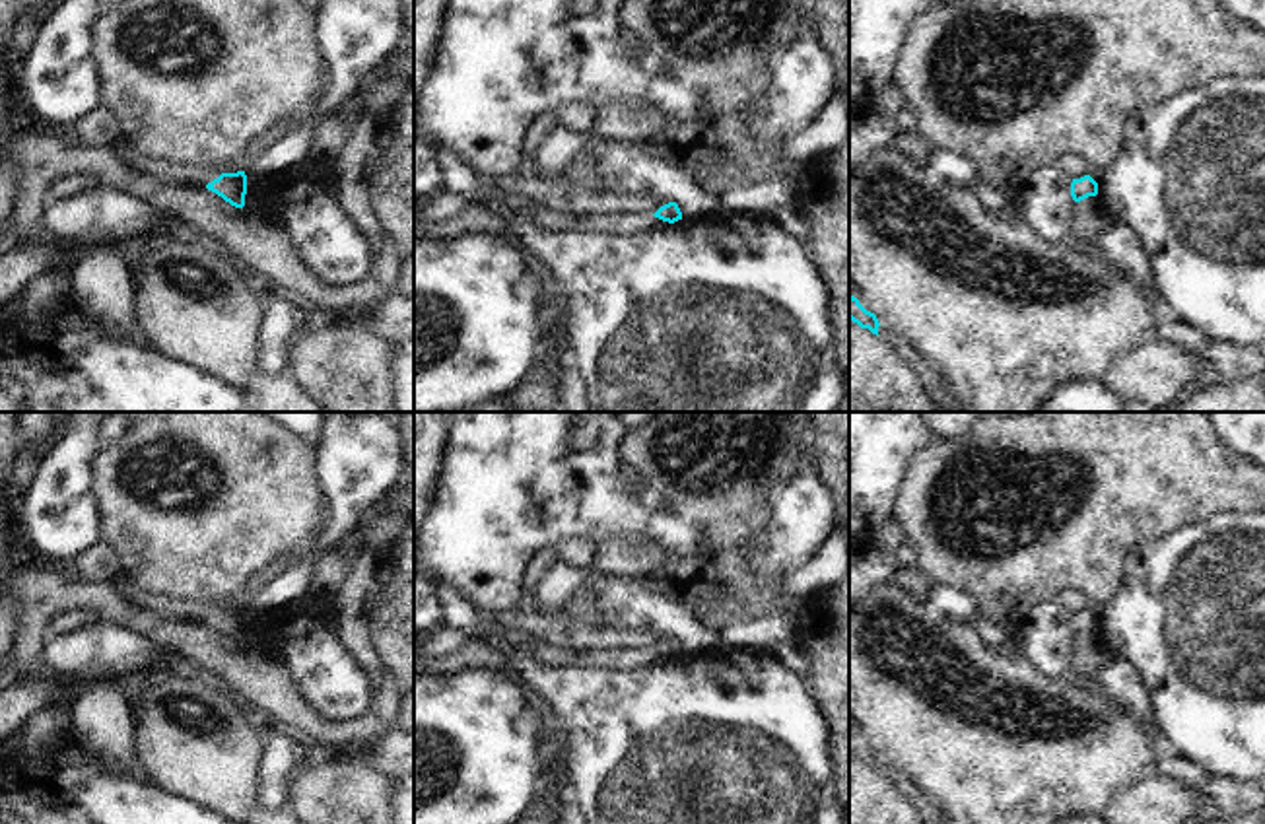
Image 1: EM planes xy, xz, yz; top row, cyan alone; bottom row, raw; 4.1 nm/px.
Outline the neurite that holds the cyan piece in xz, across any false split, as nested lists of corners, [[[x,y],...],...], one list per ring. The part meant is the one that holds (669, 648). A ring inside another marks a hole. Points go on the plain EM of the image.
[[[676,637],[661,641],[655,649],[587,649],[579,661],[587,669],[632,670],[639,667],[661,667],[682,655]]]

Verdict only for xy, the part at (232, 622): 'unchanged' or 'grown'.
grown

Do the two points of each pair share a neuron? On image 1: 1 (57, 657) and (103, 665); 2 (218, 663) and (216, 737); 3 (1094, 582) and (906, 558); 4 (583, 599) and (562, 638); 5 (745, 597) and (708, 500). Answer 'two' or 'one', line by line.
1: one
2: two
3: two
4: two
5: two

